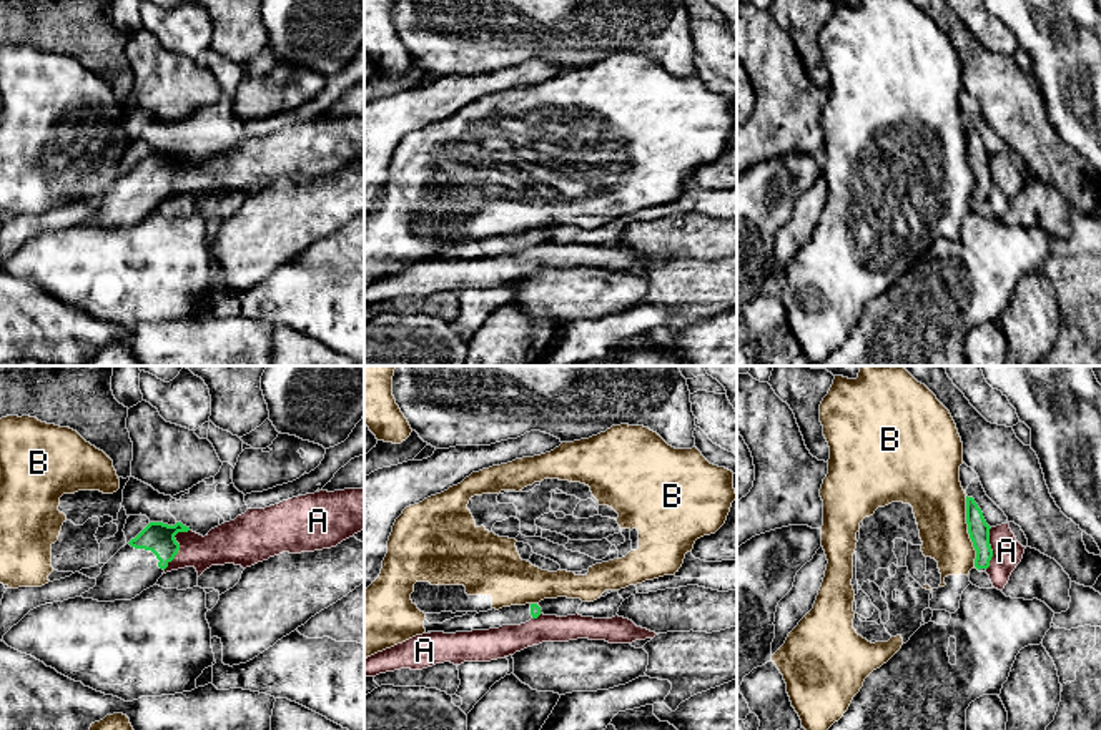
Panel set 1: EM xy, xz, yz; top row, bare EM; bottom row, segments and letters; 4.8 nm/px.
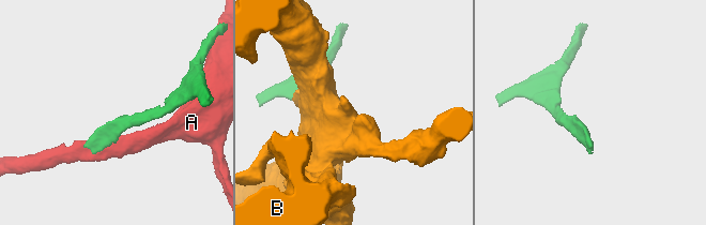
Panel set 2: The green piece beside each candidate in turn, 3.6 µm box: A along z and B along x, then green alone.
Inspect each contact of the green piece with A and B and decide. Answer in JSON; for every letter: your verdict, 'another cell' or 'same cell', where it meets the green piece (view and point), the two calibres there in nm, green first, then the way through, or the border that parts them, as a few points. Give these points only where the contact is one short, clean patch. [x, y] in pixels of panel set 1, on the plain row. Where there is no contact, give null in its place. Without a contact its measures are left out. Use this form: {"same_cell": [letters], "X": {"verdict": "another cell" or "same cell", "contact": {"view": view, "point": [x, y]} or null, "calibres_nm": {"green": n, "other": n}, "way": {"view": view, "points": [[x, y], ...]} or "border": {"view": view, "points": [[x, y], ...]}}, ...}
{"same_cell": [], "A": {"verdict": "another cell", "contact": {"view": "xy", "point": [178, 173]}, "calibres_nm": {"green": 150, "other": 200}, "border": {"view": "xy", "points": [[188, 157], [175, 163], [178, 180], [163, 197]]}}, "B": {"verdict": "another cell", "contact": {"view": "yz", "point": [968, 158]}, "calibres_nm": {"green": 100, "other": 260}}}

